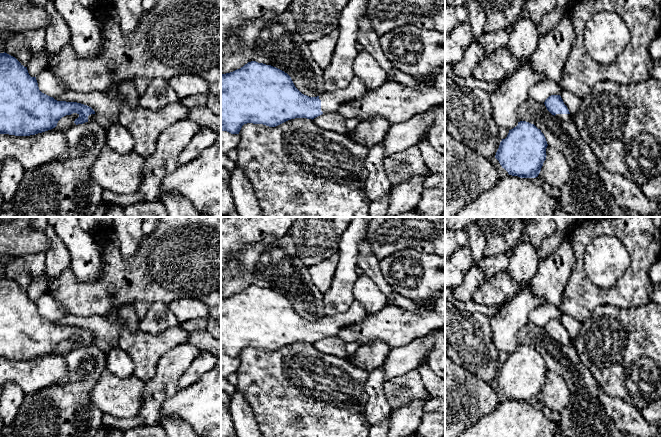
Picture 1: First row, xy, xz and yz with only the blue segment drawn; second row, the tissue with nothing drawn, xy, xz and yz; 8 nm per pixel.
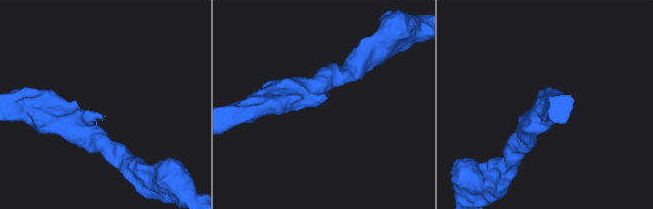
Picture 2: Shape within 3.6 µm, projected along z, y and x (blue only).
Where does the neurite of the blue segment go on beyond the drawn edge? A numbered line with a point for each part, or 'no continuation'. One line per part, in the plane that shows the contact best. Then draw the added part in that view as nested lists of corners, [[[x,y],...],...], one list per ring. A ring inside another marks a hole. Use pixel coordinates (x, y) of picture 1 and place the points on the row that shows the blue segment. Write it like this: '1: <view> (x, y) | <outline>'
1: xz (330, 101) | [[[355,76],[346,88],[319,95],[321,111],[323,113],[335,113],[343,103],[361,98],[369,91],[370,89]]]

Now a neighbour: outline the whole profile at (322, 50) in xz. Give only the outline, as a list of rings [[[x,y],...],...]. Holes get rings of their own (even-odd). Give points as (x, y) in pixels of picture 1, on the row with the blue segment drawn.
[[[339,28],[332,33],[309,43],[311,57],[317,66],[324,69],[332,59],[339,36]]]

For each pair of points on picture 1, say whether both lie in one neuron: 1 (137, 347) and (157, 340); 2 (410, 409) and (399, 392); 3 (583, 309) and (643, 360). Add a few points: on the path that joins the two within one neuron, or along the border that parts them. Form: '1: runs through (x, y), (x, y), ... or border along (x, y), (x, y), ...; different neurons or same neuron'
1: runs through (142, 347), (150, 347), (152, 345); same neuron
2: border along (426, 399), (413, 399), (393, 410); different neurons
3: border along (612, 305), (598, 305), (582, 323); different neurons

